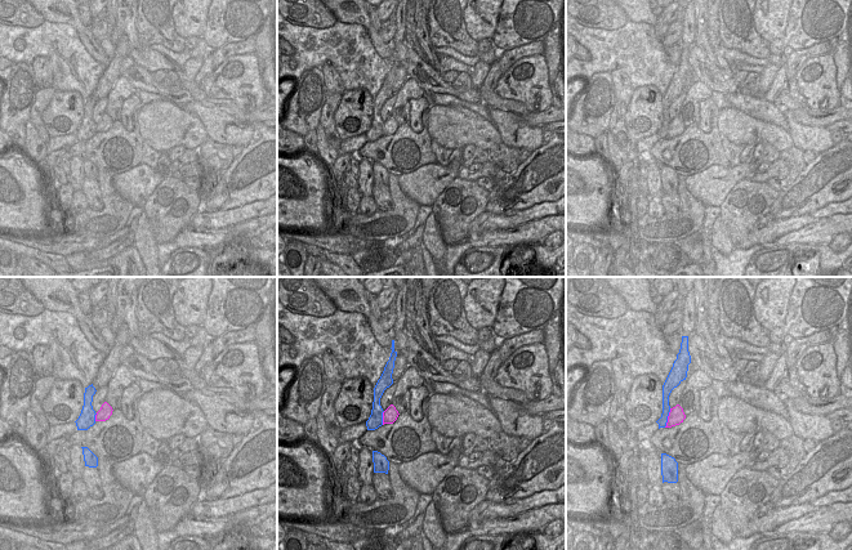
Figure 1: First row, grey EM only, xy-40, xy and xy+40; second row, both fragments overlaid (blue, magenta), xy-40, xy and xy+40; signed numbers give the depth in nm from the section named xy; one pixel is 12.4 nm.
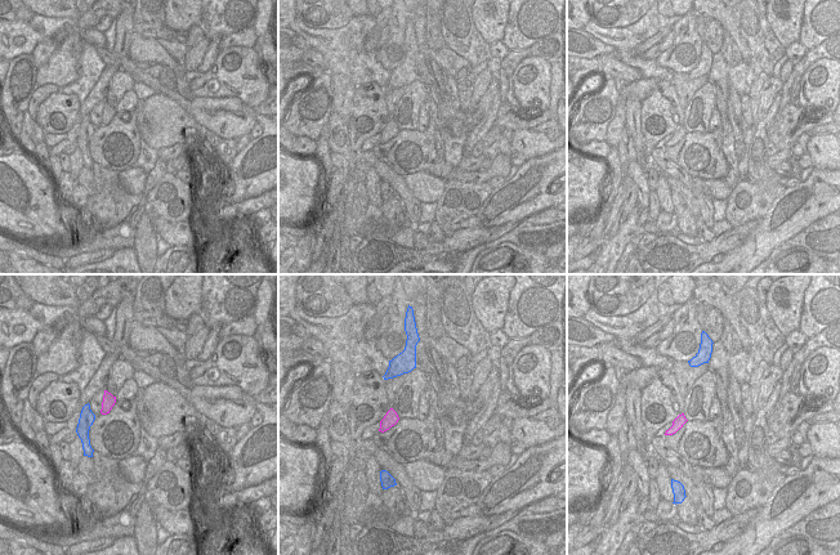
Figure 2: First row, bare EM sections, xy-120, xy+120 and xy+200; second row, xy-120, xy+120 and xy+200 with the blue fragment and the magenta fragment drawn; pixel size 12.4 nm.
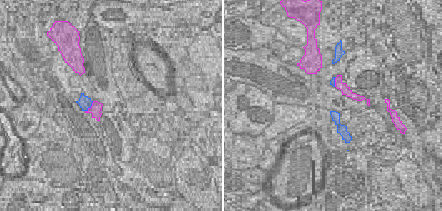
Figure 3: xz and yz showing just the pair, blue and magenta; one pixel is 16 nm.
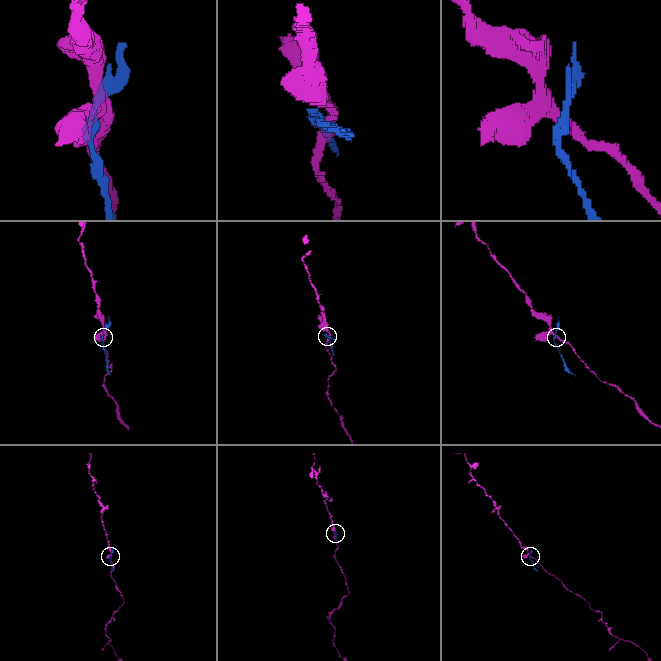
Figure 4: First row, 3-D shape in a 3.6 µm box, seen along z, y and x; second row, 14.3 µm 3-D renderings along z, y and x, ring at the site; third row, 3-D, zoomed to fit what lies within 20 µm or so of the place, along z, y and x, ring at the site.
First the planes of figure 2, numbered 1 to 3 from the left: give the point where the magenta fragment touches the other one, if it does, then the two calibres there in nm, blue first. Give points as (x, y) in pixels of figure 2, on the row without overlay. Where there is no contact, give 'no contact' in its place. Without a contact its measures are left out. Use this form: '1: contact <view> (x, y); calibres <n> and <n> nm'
1: no contact
2: no contact
3: no contact

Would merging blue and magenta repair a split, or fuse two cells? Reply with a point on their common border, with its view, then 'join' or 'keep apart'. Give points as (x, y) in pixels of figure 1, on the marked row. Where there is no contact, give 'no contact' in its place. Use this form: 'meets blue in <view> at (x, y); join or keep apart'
meets blue in xy+40 at (667, 417); keep apart

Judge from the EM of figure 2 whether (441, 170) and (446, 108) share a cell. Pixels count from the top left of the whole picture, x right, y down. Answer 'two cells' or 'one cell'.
two cells

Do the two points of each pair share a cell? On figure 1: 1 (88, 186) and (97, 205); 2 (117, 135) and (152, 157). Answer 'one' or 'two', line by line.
1: one
2: two

